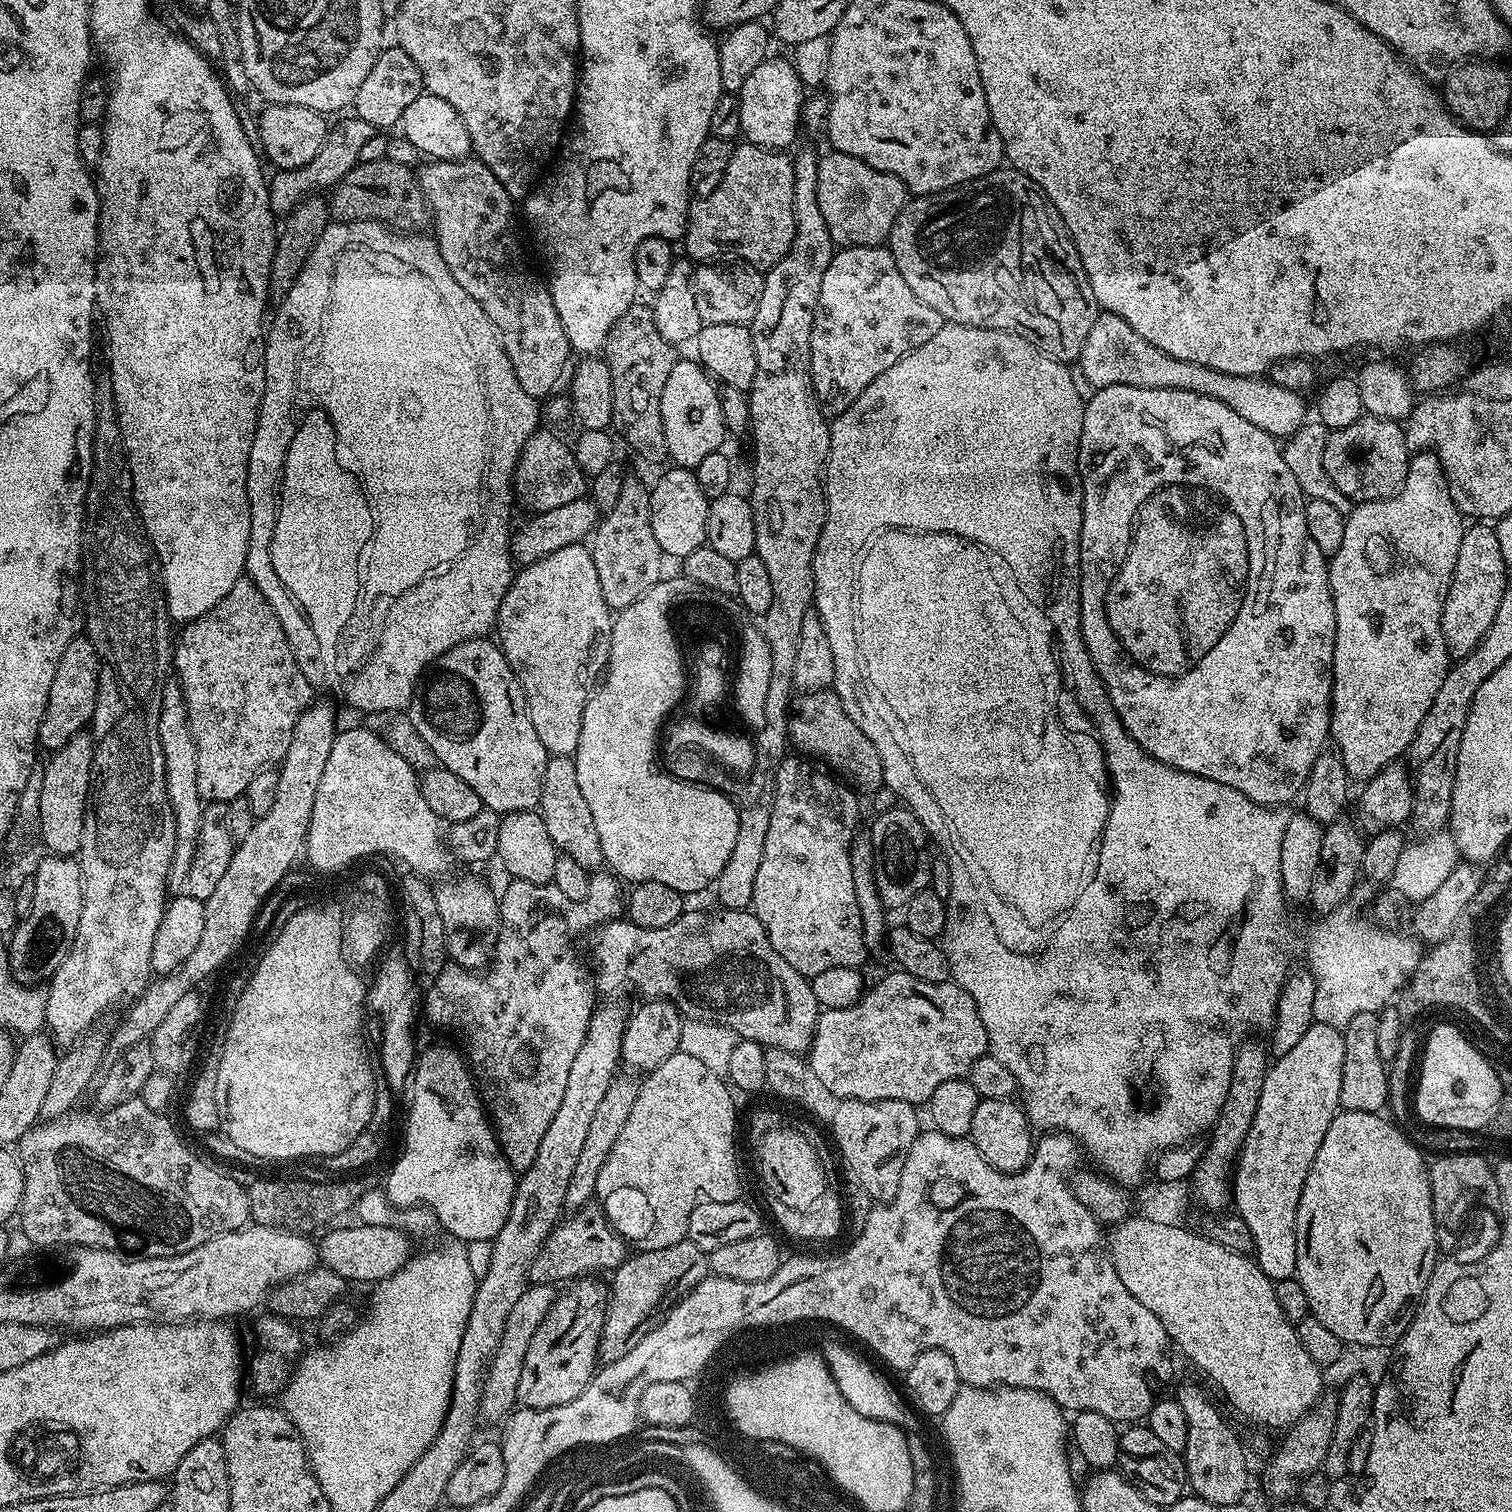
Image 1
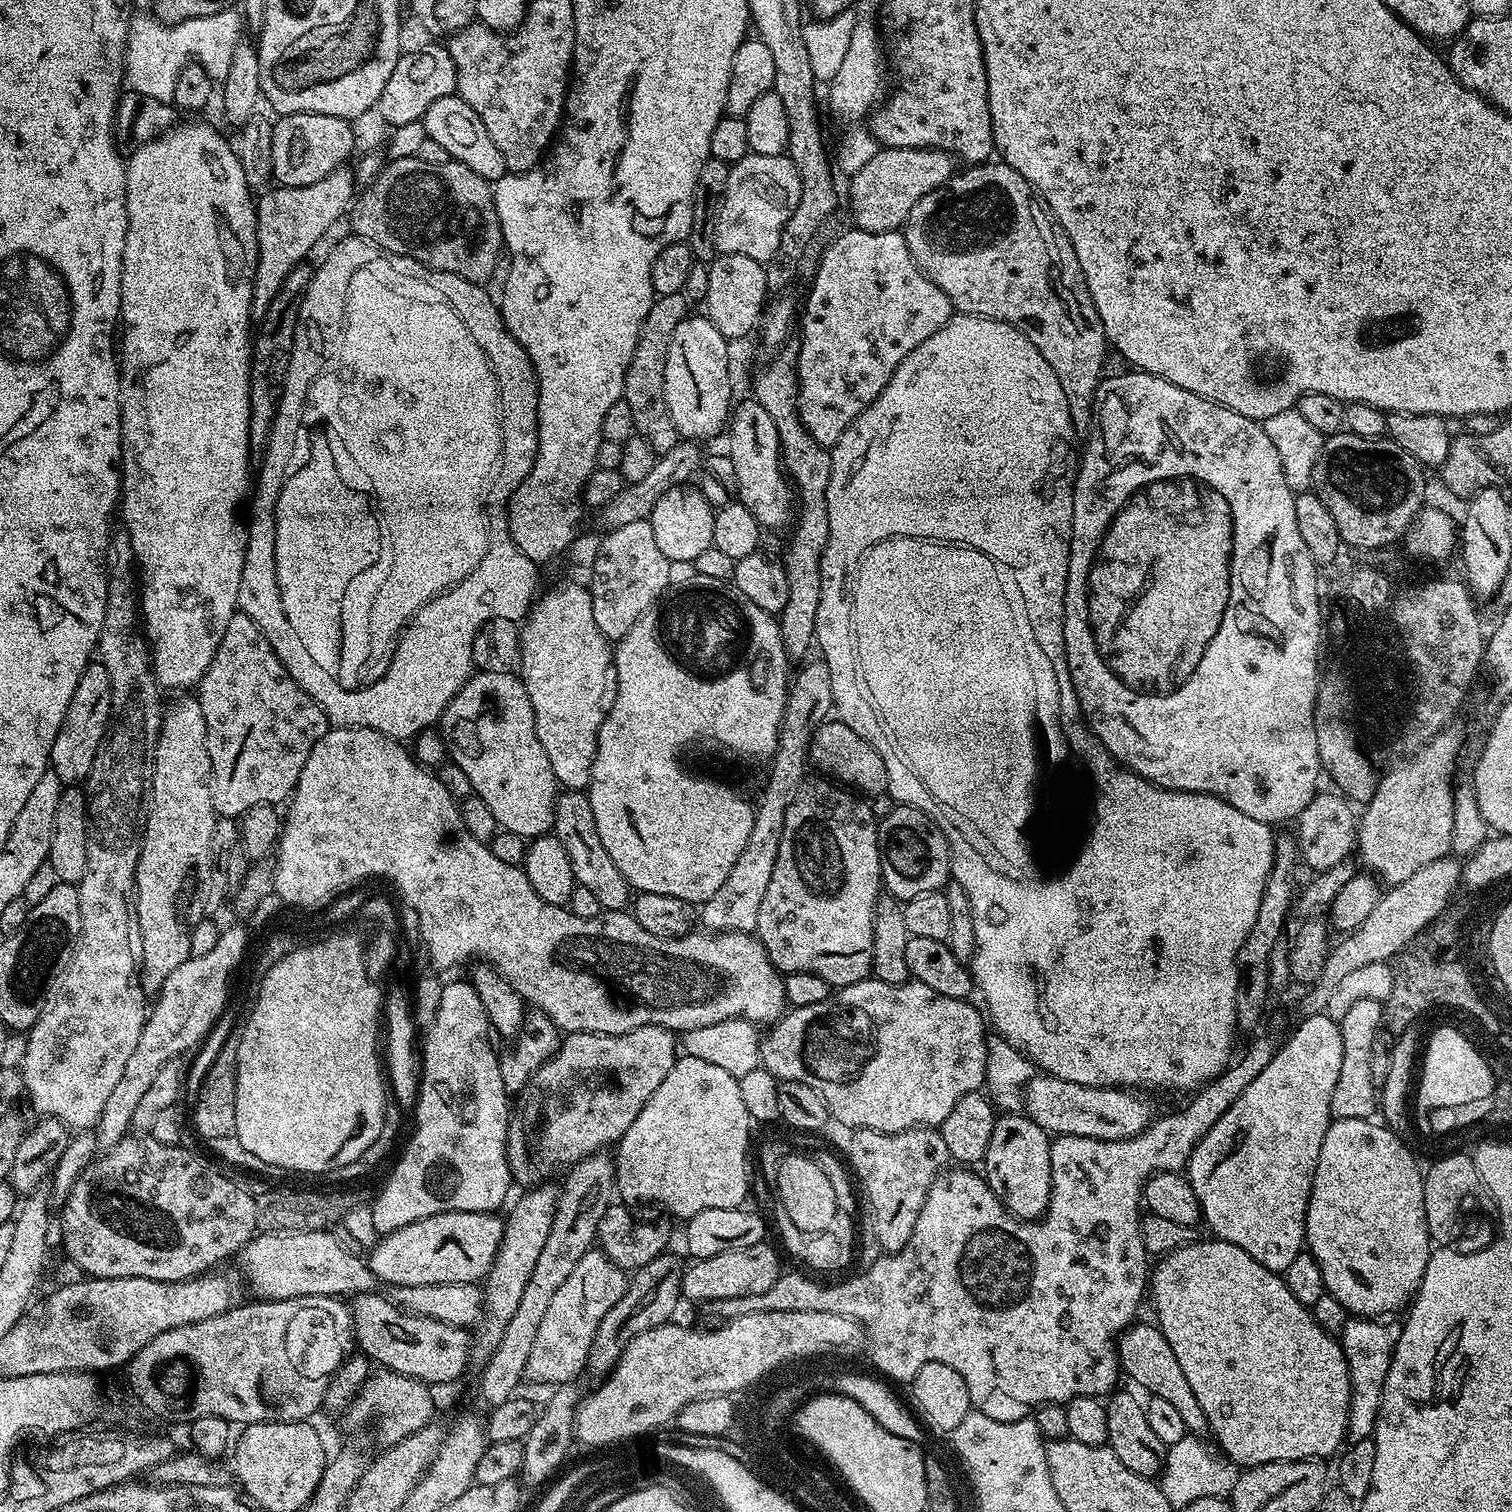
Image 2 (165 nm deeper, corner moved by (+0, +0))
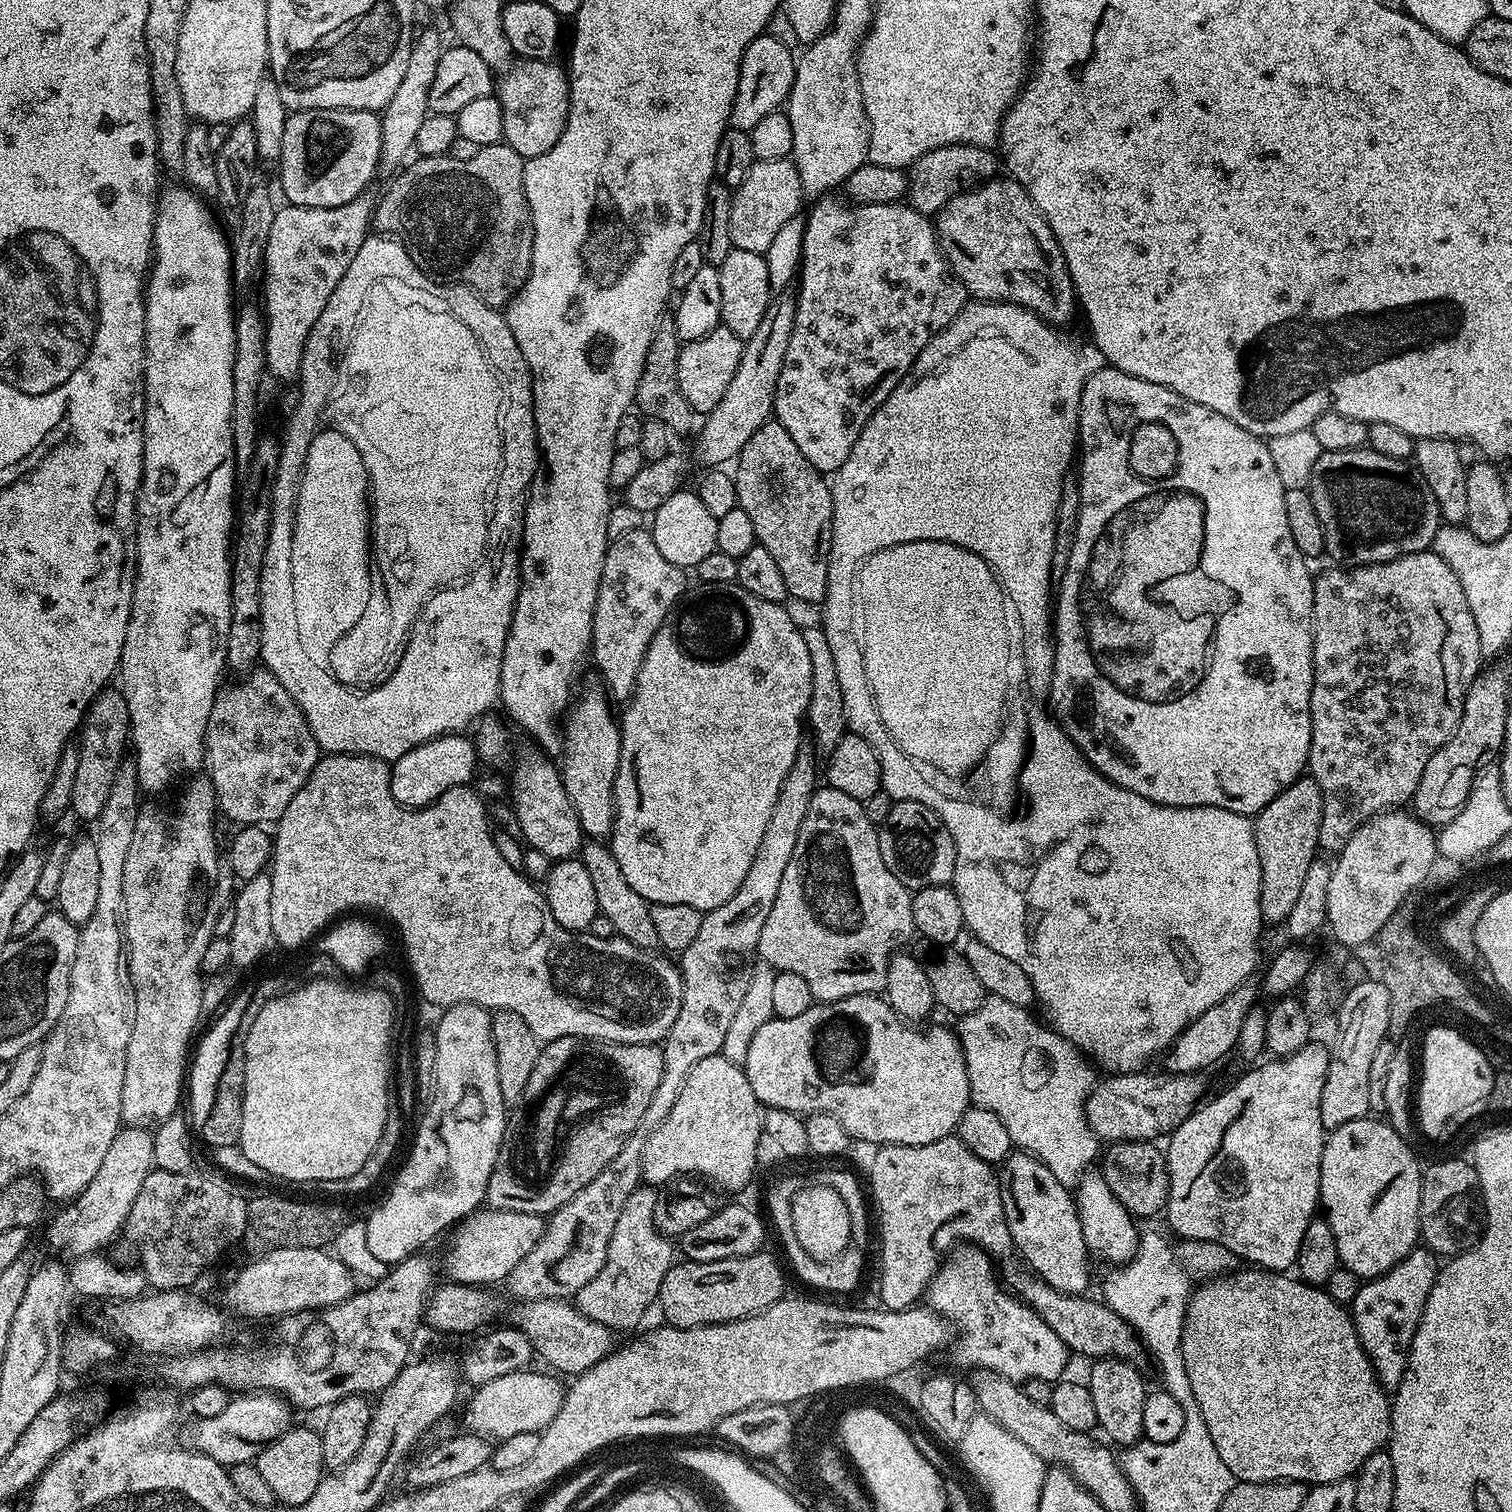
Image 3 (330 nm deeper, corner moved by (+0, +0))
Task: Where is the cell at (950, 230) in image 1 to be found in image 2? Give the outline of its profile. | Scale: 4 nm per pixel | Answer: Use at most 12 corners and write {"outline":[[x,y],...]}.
{"outline":[[1003,162],[902,226],[957,313],[1050,362],[1077,437],[1110,352],[1078,254]]}

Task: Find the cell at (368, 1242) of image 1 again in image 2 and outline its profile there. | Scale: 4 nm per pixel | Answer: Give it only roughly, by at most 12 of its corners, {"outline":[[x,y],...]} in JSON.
{"outline":[[443,1212],[383,1233],[381,1285],[475,1284],[496,1212]]}

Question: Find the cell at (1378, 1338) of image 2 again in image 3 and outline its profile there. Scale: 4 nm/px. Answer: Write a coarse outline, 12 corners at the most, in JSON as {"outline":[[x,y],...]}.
{"outline":[[1418,1246],[1363,1281],[1350,1315],[1378,1382],[1395,1393],[1437,1257]]}

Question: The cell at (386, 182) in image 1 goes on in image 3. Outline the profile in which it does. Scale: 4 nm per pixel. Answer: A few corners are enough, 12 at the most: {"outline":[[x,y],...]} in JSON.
{"outline":[[525,157],[414,160],[375,231],[503,309],[534,254]]}

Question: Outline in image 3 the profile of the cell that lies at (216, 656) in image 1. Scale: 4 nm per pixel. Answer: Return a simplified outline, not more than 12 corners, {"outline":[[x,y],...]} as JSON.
{"outline":[[260,666],[221,687],[204,735],[216,803],[268,826],[322,749]]}

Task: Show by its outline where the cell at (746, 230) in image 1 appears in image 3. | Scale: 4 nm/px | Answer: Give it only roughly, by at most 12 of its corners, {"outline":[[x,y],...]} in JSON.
{"outline":[[791,159],[757,160],[732,193],[733,248],[763,254],[805,200]]}

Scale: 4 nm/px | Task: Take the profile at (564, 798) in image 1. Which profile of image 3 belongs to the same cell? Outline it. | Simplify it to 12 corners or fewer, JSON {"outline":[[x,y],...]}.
{"outline":[[585,843],[599,915],[616,935],[659,949],[650,905],[626,882],[611,847]]}

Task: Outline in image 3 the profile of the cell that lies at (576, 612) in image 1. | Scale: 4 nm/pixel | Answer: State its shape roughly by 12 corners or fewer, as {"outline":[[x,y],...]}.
{"outline":[[579,693],[562,720],[566,798],[588,838],[611,837],[620,726]]}

